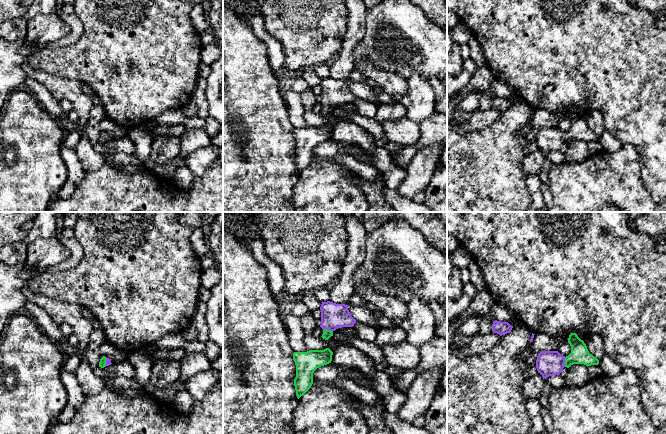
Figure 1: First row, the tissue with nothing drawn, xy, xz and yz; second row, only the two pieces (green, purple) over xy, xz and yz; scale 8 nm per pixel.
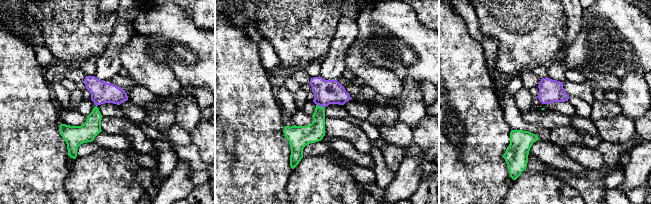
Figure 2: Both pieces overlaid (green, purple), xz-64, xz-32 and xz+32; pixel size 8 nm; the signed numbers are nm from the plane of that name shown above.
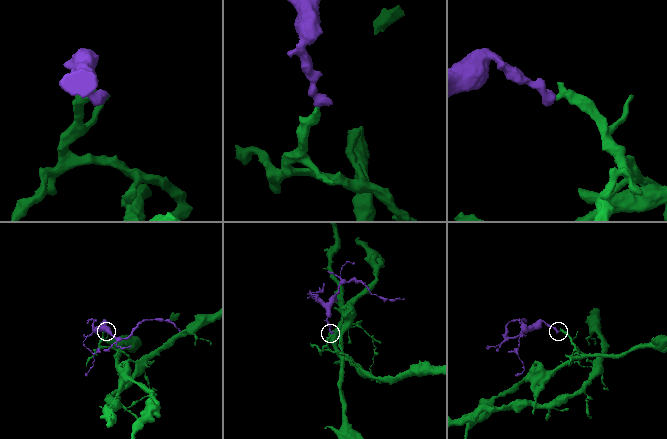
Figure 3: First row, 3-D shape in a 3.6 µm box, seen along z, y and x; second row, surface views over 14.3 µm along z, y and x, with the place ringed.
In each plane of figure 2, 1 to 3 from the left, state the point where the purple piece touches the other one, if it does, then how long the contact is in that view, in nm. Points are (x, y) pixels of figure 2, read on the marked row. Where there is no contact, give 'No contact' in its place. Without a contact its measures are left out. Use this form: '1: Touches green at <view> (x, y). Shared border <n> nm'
1: No contact
2: Touches green at xz-32 (320, 106). Shared border 80 nm
3: No contact

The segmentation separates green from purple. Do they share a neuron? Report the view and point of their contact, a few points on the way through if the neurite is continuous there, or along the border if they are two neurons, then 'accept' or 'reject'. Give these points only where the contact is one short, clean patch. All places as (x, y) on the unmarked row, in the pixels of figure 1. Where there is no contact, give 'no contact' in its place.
meets green in xz at (328, 106); runs through xz (327, 110), (328, 106), (328, 100), (333, 92); accept

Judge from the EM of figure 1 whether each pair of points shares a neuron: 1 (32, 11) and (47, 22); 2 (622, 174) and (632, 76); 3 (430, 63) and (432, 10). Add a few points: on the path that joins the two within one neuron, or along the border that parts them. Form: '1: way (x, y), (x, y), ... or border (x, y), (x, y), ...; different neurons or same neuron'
1: border (56, 12), (39, 13), (27, 21); different neurons
2: border (623, 143), (629, 143), (635, 149), (639, 163); different neurons
3: border (422, 10), (436, 25); different neurons

